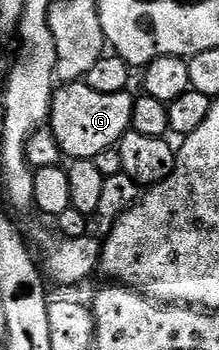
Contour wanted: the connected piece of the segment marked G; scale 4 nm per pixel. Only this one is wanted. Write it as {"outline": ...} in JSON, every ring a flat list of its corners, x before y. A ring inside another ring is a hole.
{"outline":[[84,81,63,82,50,100,48,126,56,137,67,160,94,159,96,153,117,147,118,142,132,128,132,109,135,96,129,90,120,93,96,93]]}

